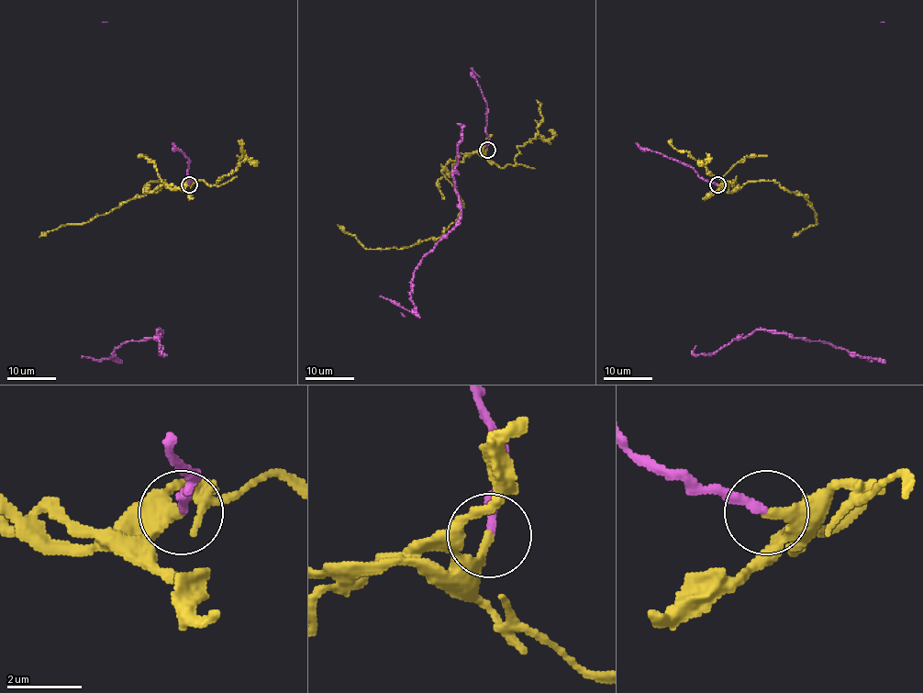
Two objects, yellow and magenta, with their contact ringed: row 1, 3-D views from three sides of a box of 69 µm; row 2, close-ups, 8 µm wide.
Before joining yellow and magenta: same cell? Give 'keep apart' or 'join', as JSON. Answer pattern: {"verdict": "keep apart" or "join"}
{"verdict": "keep apart"}

